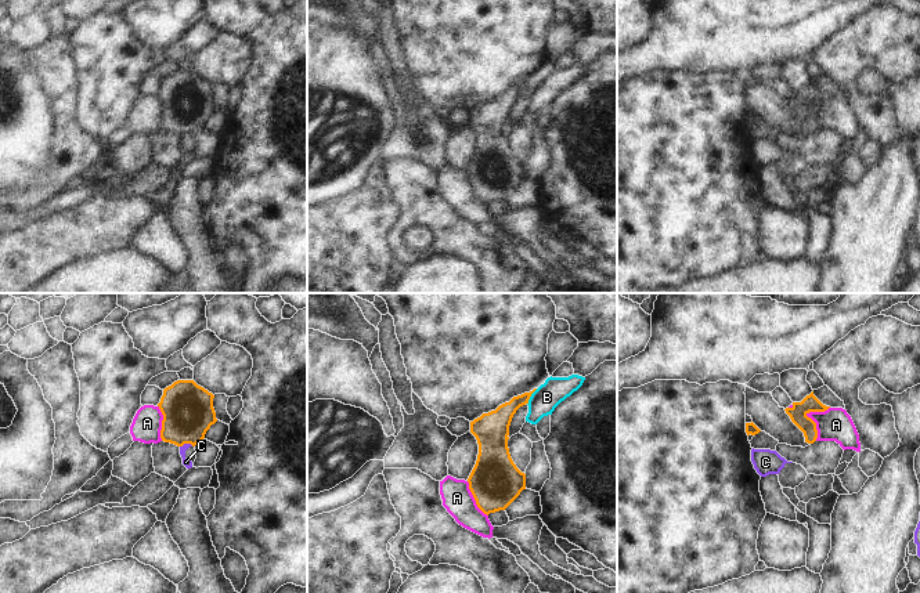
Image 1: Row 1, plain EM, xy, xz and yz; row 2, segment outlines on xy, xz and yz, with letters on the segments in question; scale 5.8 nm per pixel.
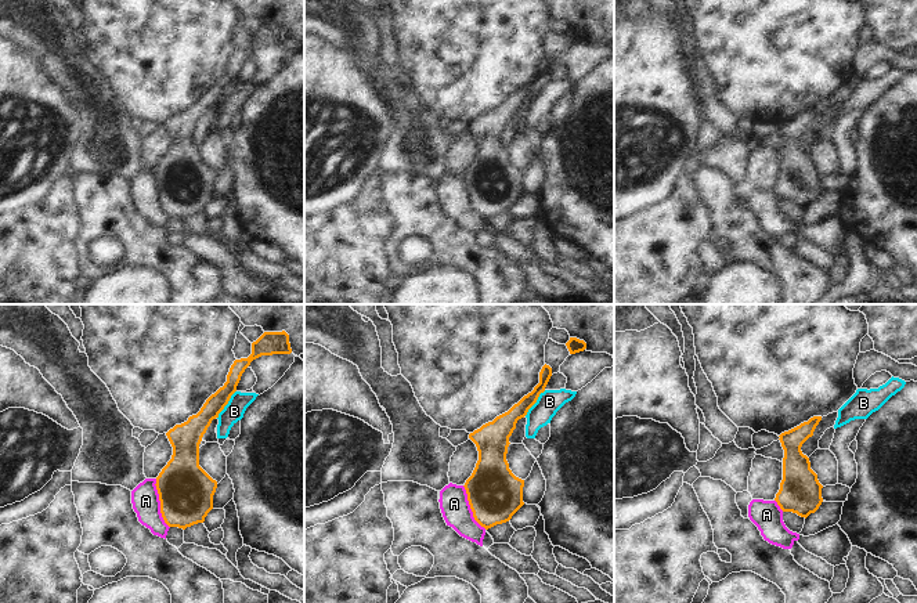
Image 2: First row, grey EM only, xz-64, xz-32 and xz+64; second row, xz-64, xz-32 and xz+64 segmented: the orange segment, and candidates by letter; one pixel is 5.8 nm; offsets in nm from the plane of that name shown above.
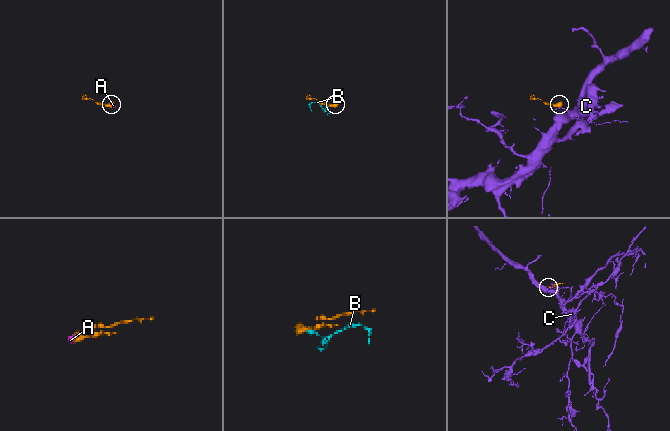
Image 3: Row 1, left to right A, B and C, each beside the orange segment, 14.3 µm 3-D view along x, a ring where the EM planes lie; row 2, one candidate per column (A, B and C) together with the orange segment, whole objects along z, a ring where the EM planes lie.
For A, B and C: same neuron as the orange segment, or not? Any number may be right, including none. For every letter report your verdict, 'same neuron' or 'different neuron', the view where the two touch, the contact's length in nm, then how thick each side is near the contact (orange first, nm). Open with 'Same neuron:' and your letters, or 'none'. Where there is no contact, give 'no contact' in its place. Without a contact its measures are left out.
Same neuron: none
A: different neuron; meets orange in yz; contact 220 nm long; 100 nm thick on the orange side, 190 nm on the other
B: different neuron; meets orange in xz; contact 110 nm long; 150 nm thick on the orange side, 160 nm on the other
C: different neuron; meets orange in xy; contact 80 nm long; 300 nm thick on the orange side, 50 nm on the other

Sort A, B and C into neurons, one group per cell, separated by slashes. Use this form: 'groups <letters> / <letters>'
groups A B / C

